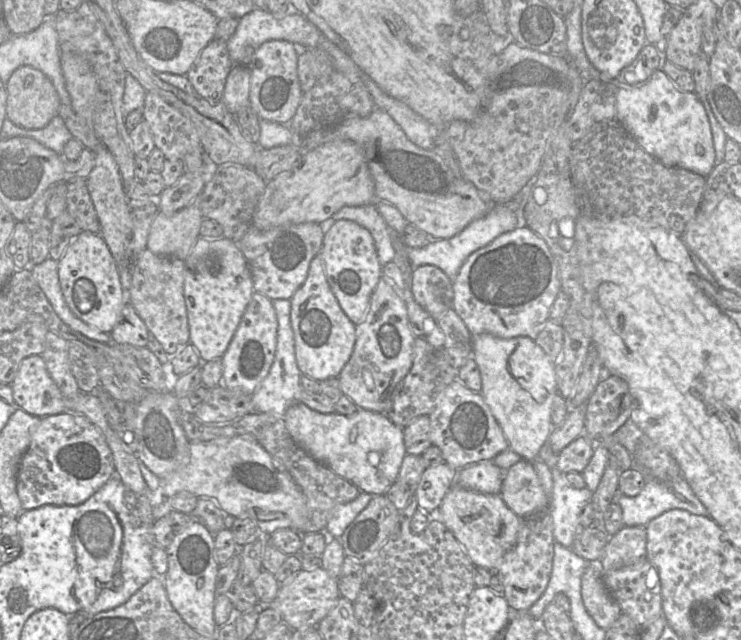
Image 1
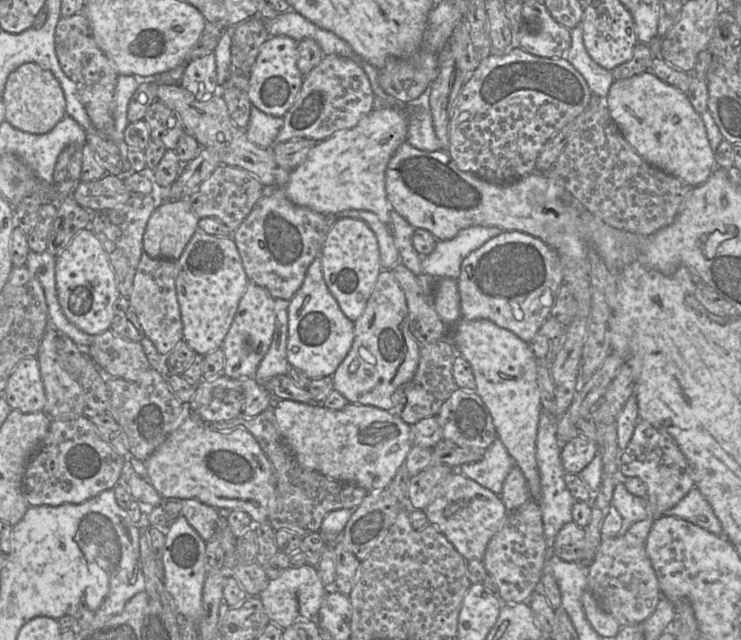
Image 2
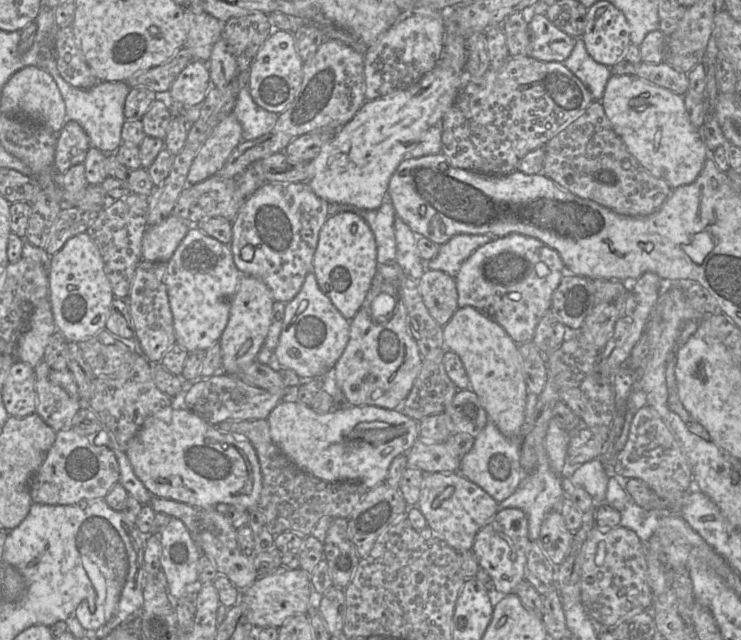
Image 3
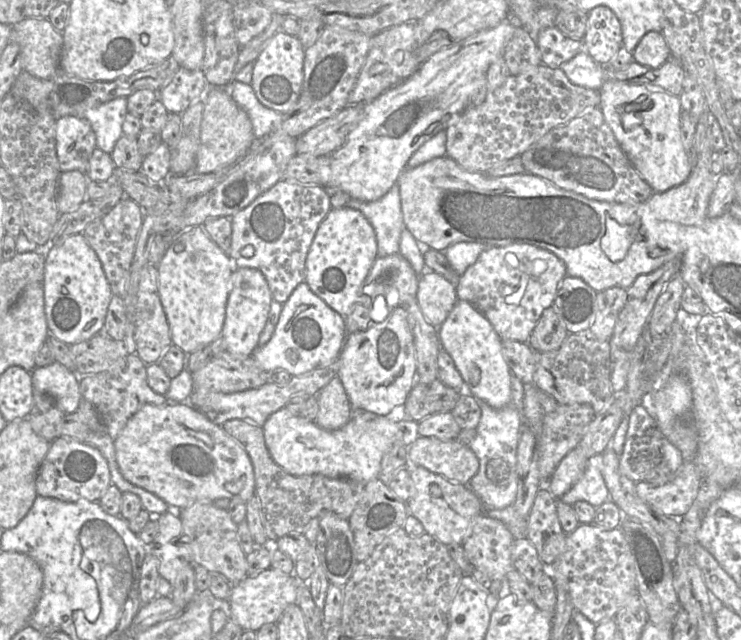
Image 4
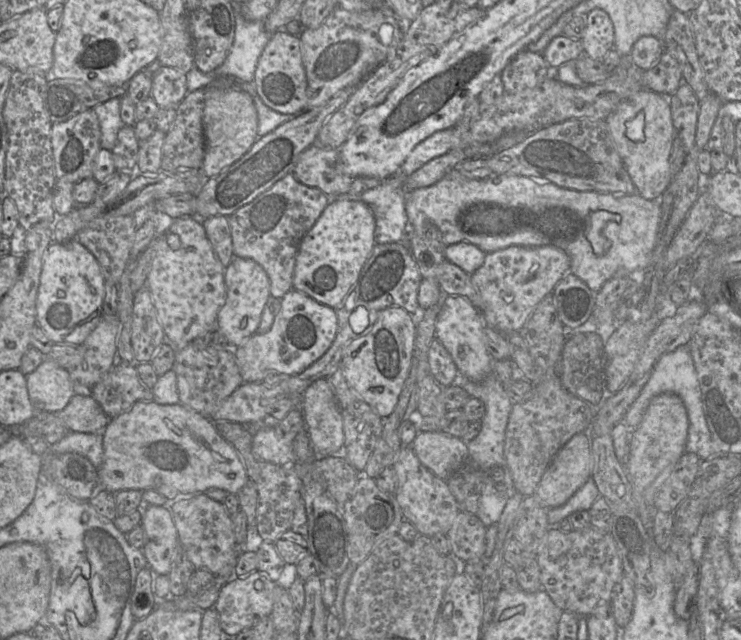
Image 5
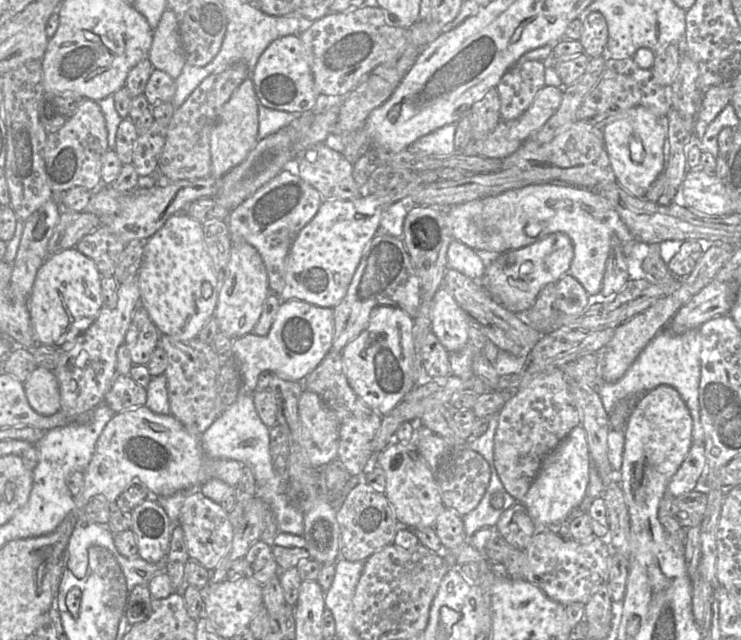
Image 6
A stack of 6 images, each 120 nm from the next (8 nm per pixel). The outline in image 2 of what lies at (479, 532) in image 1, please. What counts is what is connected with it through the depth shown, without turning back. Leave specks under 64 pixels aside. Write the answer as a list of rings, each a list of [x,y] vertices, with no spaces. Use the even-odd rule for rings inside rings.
[[[457,470],[435,487],[432,501],[423,511],[429,523],[435,525],[467,561],[483,560],[487,544],[501,529],[509,514],[498,494]]]

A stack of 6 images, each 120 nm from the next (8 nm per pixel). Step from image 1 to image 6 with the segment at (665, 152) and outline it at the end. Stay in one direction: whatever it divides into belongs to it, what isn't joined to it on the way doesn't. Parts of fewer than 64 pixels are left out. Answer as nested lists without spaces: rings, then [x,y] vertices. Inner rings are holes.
[[[636,106],[613,117],[602,129],[617,182],[638,198],[645,197],[651,184],[665,170],[665,124],[666,118],[658,117],[643,106]]]

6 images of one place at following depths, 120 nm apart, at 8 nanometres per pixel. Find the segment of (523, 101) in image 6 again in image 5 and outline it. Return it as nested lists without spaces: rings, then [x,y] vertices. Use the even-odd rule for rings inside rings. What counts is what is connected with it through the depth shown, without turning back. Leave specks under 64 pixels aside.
[[[527,49],[520,51],[500,73],[504,93],[535,88],[548,76],[548,67],[542,54]]]

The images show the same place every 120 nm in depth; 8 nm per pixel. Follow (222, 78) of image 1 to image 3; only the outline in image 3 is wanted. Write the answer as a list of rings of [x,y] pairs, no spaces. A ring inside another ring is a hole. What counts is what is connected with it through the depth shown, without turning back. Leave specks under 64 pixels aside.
[[[193,60],[180,72],[178,77],[172,83],[168,91],[168,95],[172,101],[178,102],[182,104],[184,107],[199,106],[199,112],[200,112],[200,105],[204,101],[210,87],[211,87],[210,74],[209,74],[209,70],[205,65],[205,62],[200,60]]]

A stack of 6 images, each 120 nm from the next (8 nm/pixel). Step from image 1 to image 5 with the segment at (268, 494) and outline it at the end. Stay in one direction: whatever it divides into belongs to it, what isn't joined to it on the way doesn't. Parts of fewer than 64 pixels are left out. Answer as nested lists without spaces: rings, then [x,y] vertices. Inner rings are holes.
[[[137,401],[129,410],[109,419],[104,430],[103,451],[103,462],[98,468],[99,489],[111,493],[128,489],[155,491],[168,501],[177,501],[211,488],[237,494],[249,479],[236,449],[220,434],[215,422],[182,403]]]

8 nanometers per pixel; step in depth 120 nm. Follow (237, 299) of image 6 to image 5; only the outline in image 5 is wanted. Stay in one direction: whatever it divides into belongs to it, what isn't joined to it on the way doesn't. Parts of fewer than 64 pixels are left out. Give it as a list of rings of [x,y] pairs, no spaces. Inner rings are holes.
[[[234,256],[225,269],[226,301],[218,313],[216,329],[227,338],[233,349],[256,333],[265,305],[270,297],[270,281],[260,264],[249,258]]]

